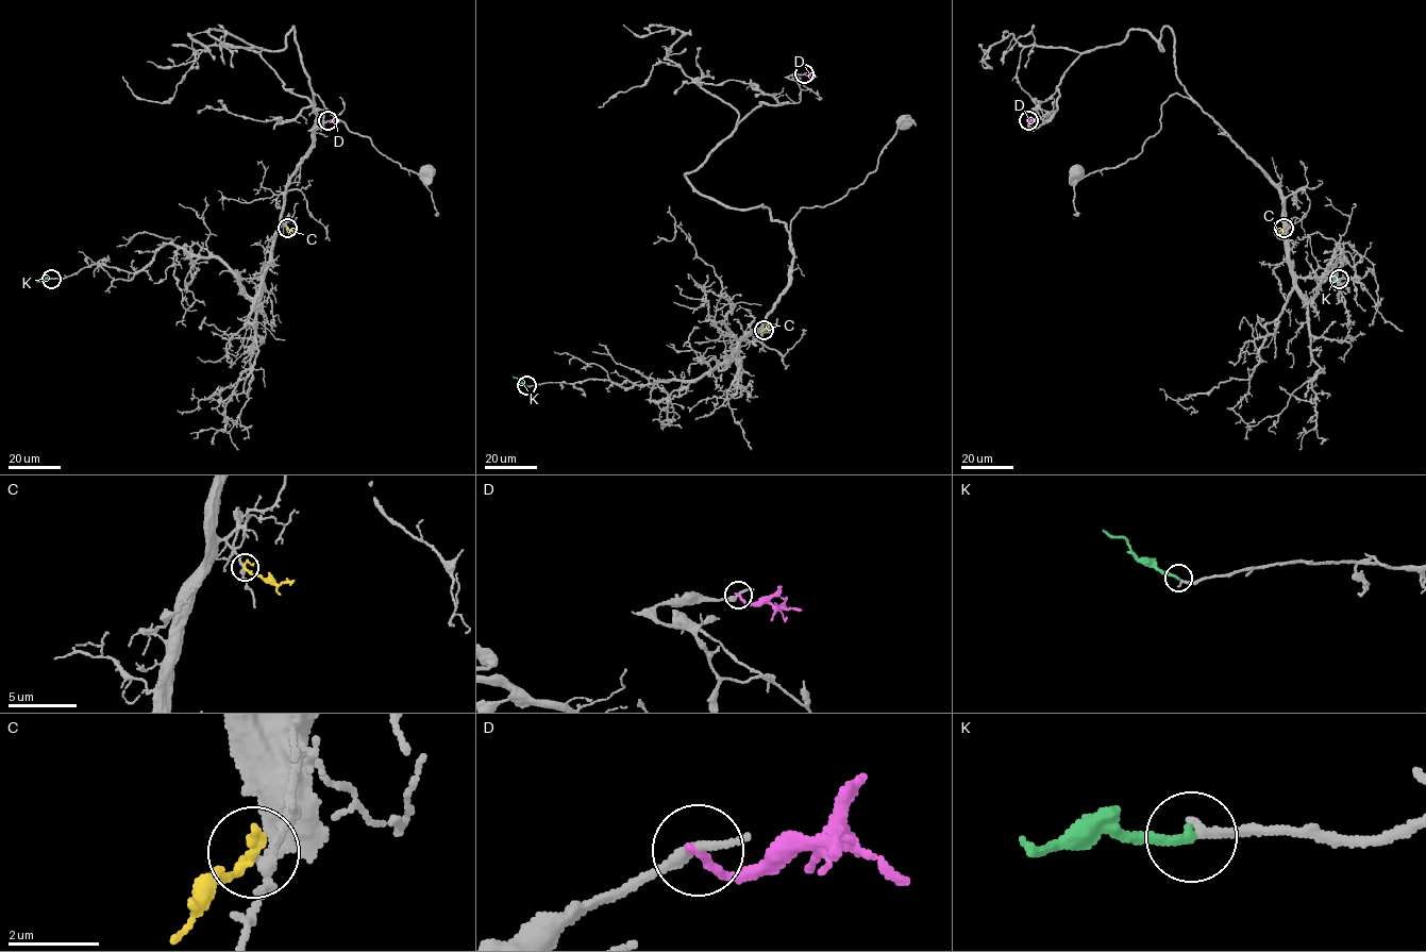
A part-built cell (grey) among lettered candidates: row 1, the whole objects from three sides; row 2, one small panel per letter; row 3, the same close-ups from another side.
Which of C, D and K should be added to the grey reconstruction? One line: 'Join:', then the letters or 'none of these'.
Join: K

